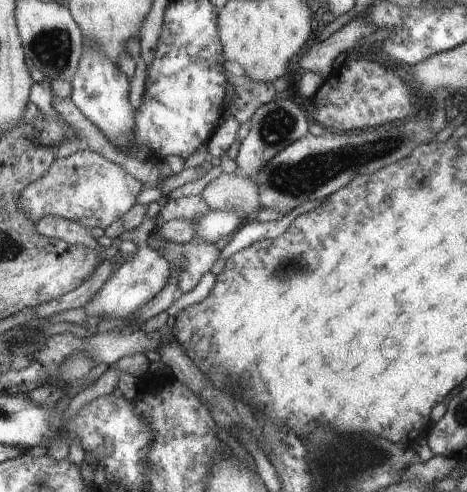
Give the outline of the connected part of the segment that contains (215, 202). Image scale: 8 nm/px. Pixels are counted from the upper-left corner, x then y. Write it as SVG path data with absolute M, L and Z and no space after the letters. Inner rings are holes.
M223 172L200 194L210 209L242 212L244 218L254 217L262 209L260 188L255 181L242 175Z

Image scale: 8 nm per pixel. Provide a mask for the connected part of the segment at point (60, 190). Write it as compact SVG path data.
M82 147L67 158L56 159L42 178L28 184L18 196L18 206L20 212L33 222L38 222L44 216L60 216L78 222L96 234L130 212L143 189L145 186L124 172L122 166L116 166L102 154Z

